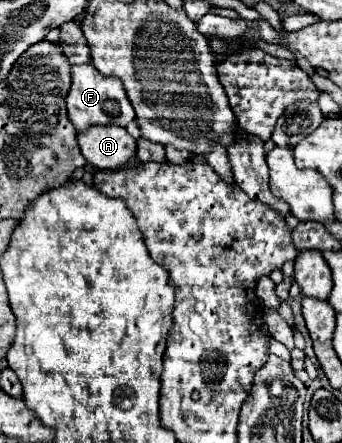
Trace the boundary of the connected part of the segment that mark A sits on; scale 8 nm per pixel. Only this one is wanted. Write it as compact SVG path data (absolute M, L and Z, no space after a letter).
M90 126L78 132L78 146L86 162L100 170L124 166L136 152L136 140L122 126Z

